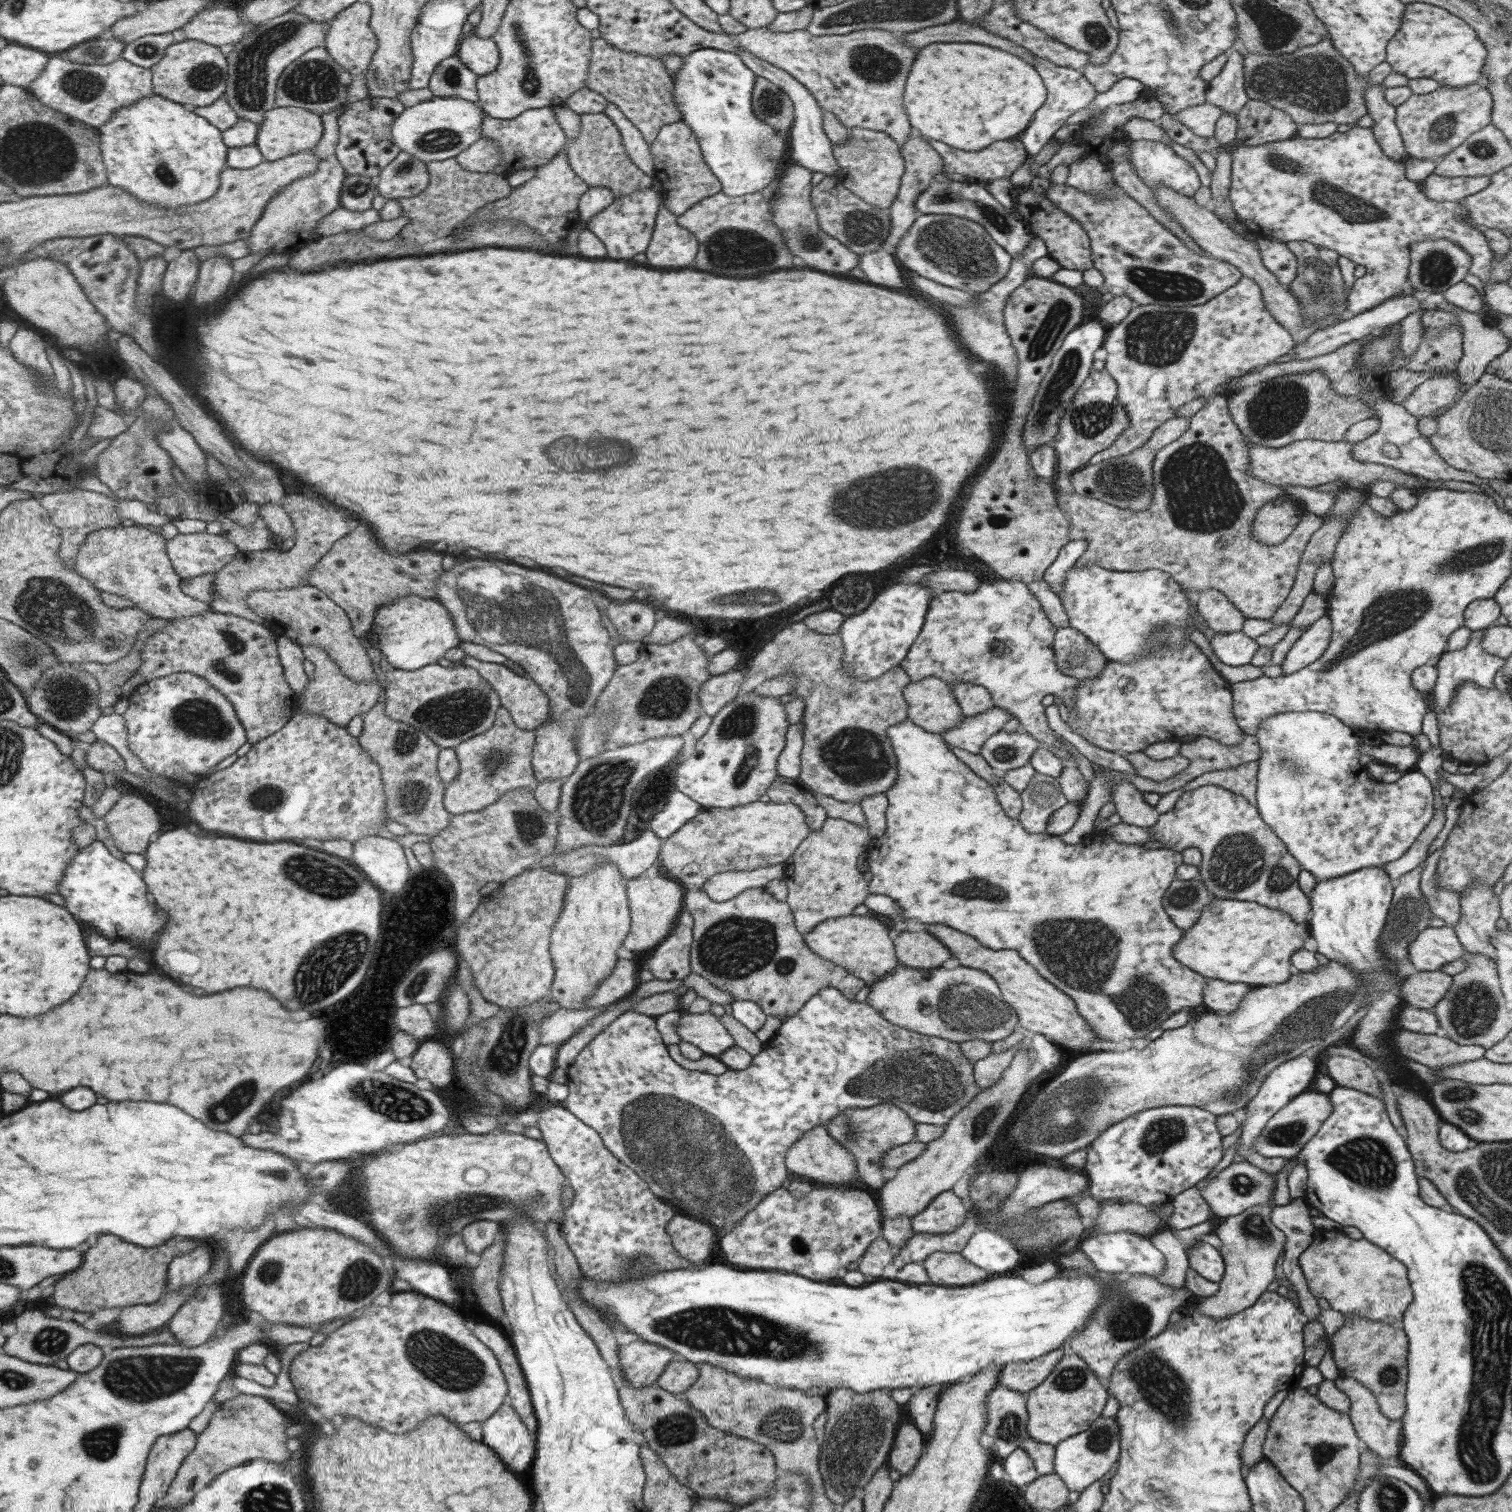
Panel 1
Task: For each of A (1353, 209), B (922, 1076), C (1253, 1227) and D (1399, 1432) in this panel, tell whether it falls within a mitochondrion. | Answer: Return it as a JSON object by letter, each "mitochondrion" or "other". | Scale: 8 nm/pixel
{"A":"mitochondrion","B":"mitochondrion","C":"mitochondrion","D":"other"}

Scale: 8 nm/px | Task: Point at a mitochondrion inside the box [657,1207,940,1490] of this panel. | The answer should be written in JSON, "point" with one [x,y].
{"point":[784,1424]}

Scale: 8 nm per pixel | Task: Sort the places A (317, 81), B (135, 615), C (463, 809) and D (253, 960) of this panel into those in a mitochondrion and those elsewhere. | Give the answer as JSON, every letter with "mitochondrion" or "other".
{"A":"mitochondrion","B":"other","C":"other","D":"other"}

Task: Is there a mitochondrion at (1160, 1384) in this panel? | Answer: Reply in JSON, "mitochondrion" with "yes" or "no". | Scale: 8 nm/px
{"mitochondrion":"yes"}

